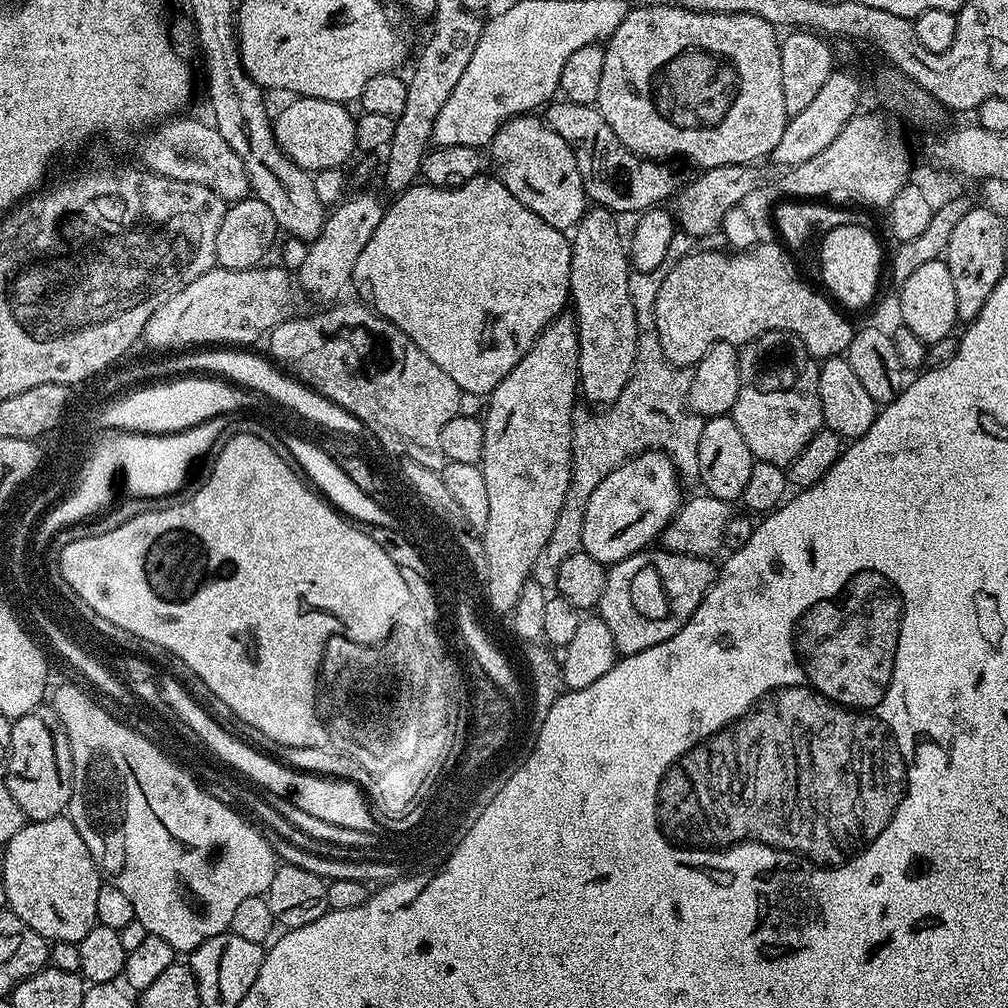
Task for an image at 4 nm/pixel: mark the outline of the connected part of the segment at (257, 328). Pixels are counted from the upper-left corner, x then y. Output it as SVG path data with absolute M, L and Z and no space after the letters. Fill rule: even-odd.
M257 266L254 268L243 268L241 272L234 270L233 268L215 267L210 270L206 270L198 278L194 278L194 282L190 282L190 286L186 286L182 290L178 290L170 298L166 298L166 302L162 302L162 306L158 306L158 310L154 310L154 314L150 314L150 320L146 322L144 326L144 332L142 335L143 343L148 343L150 347L156 348L157 353L164 354L169 350L188 350L193 346L252 346L252 343L256 339L263 337L265 334L279 329L281 322L284 320L291 320L296 308L296 292L292 289L292 282L294 286L294 280L292 280L287 271L283 267L277 266L277 268L264 268L265 266Z

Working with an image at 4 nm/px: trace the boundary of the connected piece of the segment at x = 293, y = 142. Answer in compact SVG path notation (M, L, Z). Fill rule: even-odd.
M301 96L292 98L288 105L275 113L274 127L277 146L300 168L311 174L315 174L327 168L340 168L351 158L352 152L357 151L356 147L356 116L348 113L345 105L333 100L323 100L313 96Z

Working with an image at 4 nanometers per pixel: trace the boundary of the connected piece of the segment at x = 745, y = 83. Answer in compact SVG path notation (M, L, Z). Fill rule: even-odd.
M663 2L657 4L648 4L645 8L629 7L626 18L622 18L622 26L618 26L618 30L614 30L614 34L604 48L604 61L602 62L602 86L598 86L598 98L595 107L599 108L602 118L606 118L606 122L610 126L610 130L614 130L614 134L618 134L618 138L622 142L622 146L626 146L634 155L646 160L654 160L657 162L667 161L667 156L681 156L684 160L689 160L692 164L697 164L697 169L717 168L718 166L730 166L731 164L752 164L760 162L765 158L771 157L772 151L778 146L778 142L782 138L782 134L788 125L788 111L786 110L786 101L782 99L782 54L780 53L781 37L778 35L777 29L770 22L766 22L762 18L758 18L754 14L714 14L713 12L695 12L678 6L668 6Z

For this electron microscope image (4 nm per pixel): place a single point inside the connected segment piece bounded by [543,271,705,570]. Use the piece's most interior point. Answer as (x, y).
(652, 413)

